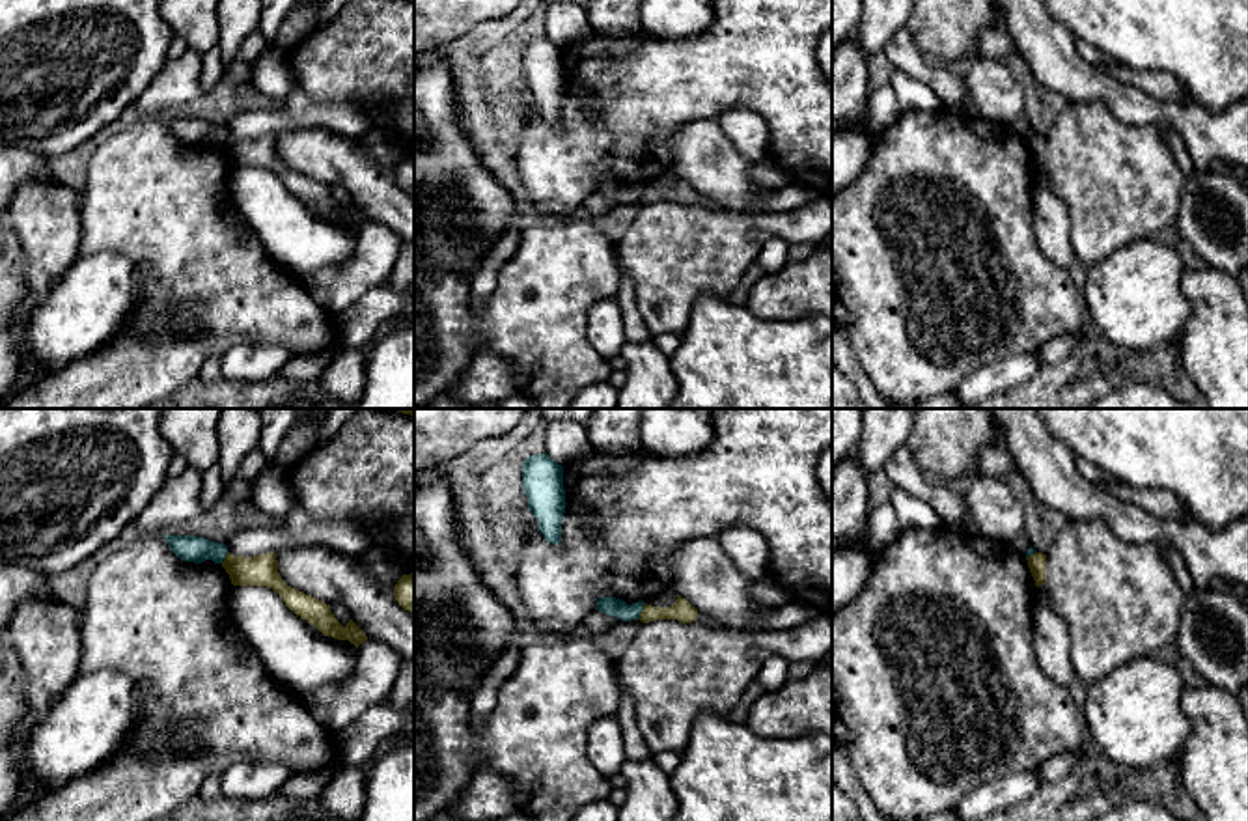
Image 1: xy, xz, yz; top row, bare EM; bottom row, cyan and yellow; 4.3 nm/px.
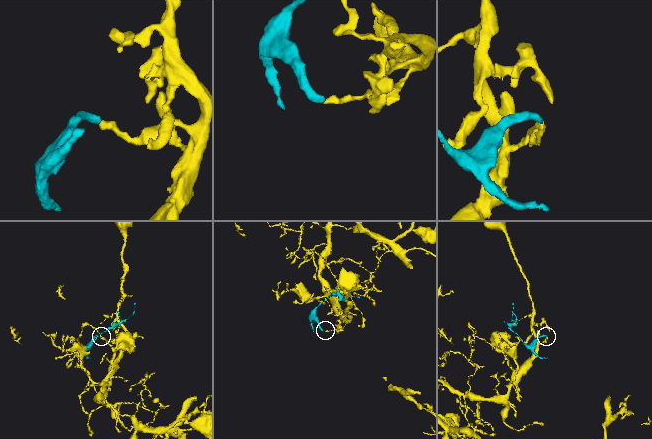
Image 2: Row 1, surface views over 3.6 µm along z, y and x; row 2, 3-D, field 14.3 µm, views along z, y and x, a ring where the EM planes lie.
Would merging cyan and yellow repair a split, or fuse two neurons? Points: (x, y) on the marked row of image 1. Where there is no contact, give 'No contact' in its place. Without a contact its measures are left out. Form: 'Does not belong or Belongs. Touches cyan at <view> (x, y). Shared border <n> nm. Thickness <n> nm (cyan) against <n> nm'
Does not belong. Touches cyan at xz (642, 609). Shared border 80 nm. Thickness 80 nm (cyan) against 90 nm

